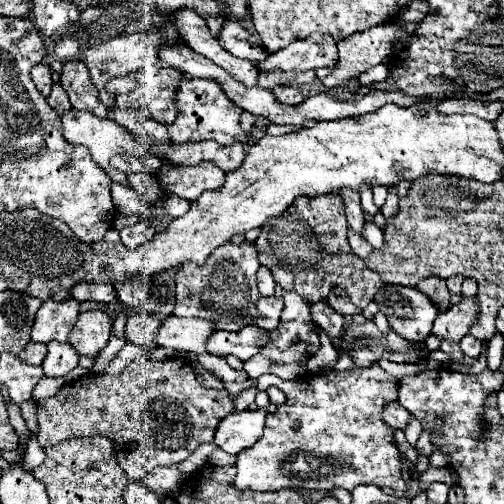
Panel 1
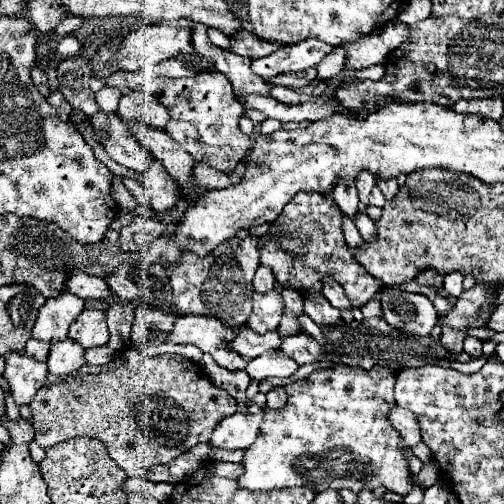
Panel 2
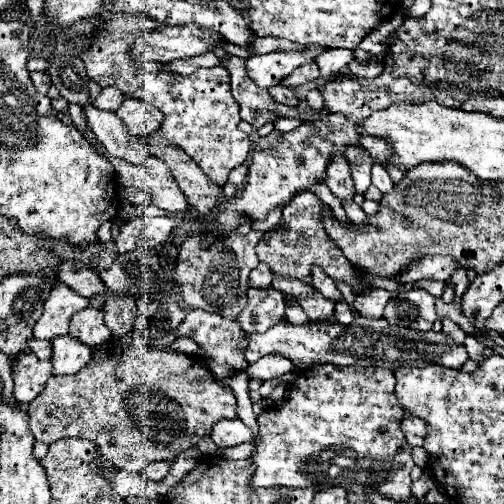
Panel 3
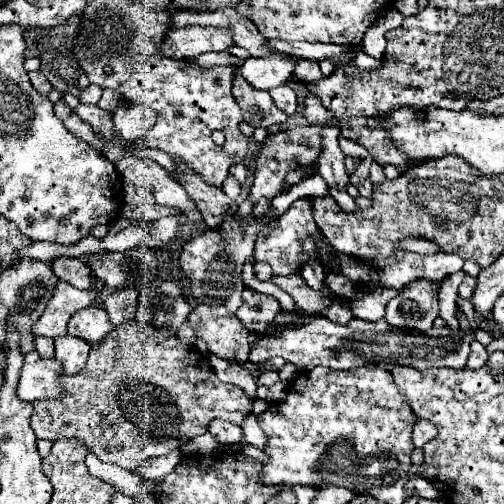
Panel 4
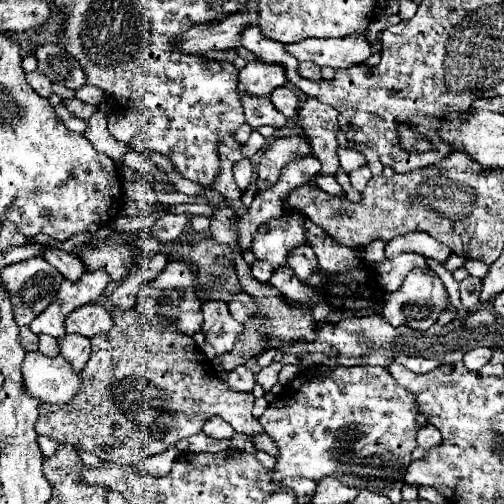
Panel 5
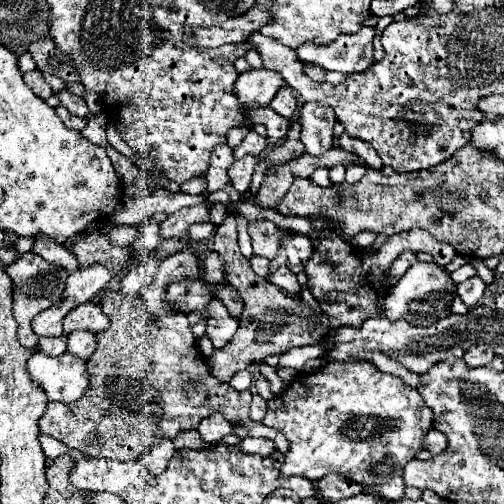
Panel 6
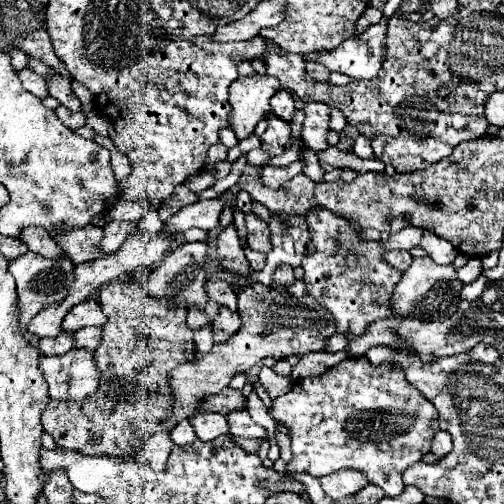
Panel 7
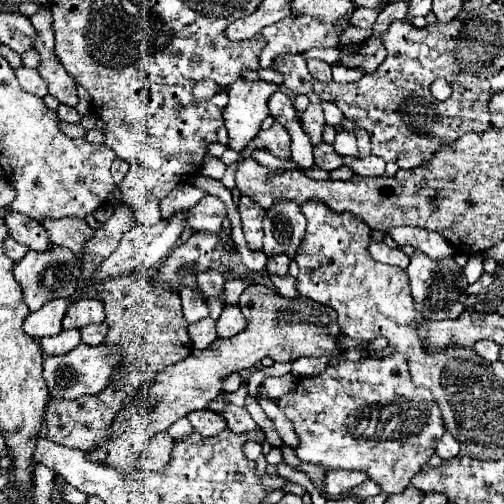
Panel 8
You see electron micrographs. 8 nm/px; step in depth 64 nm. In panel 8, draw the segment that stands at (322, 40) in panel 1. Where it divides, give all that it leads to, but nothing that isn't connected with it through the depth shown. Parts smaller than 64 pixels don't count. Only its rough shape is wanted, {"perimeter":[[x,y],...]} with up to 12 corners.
{"perimeter":[[240,78],[228,88],[230,148],[258,134],[278,84]]}

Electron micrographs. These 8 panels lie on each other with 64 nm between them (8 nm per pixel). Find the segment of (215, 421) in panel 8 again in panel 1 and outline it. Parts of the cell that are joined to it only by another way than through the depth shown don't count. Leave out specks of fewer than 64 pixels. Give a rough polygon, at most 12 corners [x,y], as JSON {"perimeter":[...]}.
{"perimeter":[[266,410],[228,414],[214,442],[228,454],[260,440]]}

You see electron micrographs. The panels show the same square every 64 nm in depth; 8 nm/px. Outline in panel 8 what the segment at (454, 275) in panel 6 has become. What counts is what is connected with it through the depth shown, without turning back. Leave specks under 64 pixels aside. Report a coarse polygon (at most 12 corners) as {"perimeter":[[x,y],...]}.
{"perimeter":[[472,254],[464,270],[469,284],[482,276],[482,256]]}

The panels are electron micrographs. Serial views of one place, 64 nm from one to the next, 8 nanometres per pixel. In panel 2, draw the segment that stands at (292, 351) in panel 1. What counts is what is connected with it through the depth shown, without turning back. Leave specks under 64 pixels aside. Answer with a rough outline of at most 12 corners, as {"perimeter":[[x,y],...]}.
{"perimeter":[[292,288],[280,294],[286,302],[282,322],[276,332],[292,336],[300,330],[304,298]]}

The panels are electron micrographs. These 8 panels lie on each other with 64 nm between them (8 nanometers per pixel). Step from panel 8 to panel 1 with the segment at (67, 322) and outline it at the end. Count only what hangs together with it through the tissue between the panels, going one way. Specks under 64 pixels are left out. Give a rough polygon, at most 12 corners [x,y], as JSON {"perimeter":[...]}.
{"perimeter":[[102,310],[82,312],[68,342],[96,358],[108,344],[112,320]]}

